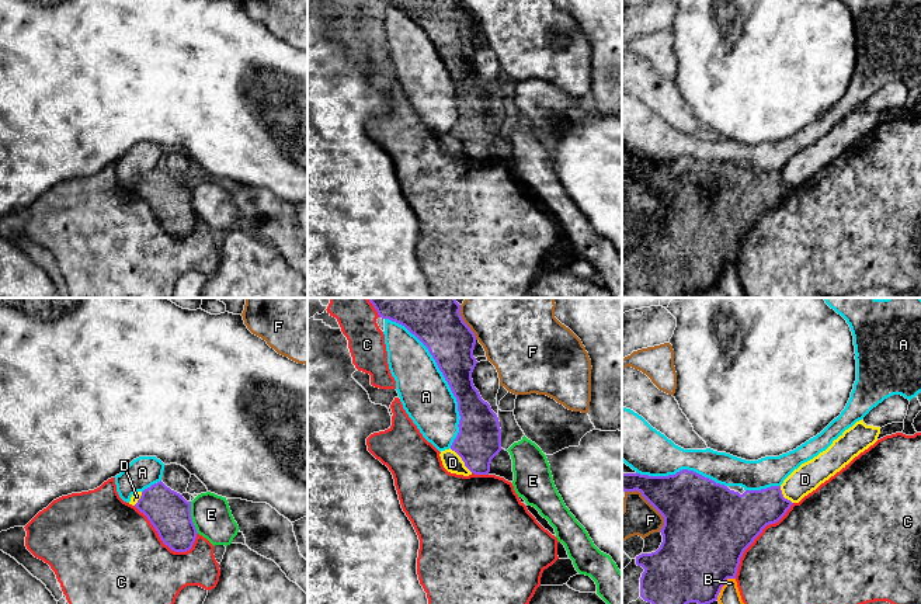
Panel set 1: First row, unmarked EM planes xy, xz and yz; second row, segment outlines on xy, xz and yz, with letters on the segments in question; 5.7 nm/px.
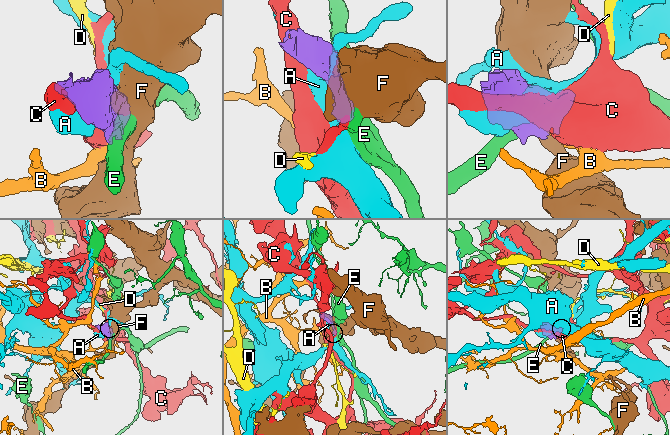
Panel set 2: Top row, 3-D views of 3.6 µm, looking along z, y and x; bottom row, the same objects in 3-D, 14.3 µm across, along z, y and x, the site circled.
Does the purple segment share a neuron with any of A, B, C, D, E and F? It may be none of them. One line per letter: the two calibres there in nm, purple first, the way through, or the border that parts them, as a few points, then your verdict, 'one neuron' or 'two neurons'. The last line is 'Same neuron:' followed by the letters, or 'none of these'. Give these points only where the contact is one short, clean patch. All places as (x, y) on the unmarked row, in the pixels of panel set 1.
A: calibres 280 and 280 nm; two neurons
B: calibres 460 and 120 nm; border yz (734, 263), (729, 263), (719, 277); two neurons
C: calibres 460 and 500 nm; two neurons
D: calibres 260 and 110 nm; border xz (449, 134), (472, 158); two neurons
E: calibres 240 and 220 nm; two neurons
F: calibres 380 and 200 nm; two neurons
Same neuron: none of these

